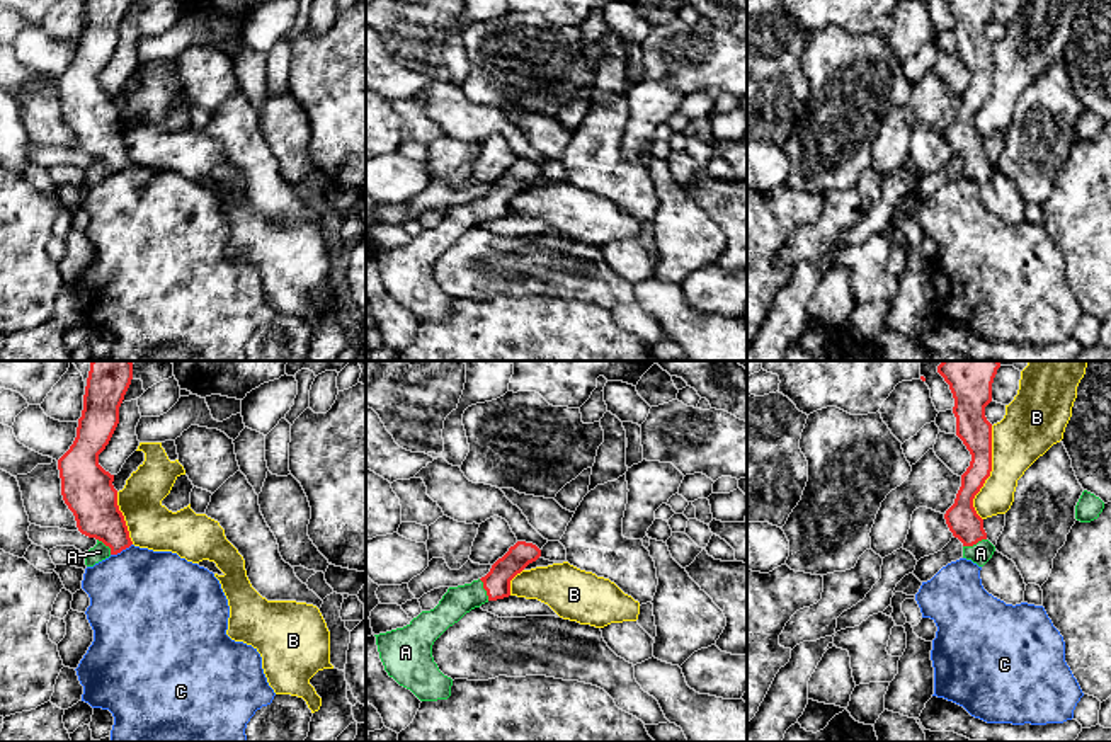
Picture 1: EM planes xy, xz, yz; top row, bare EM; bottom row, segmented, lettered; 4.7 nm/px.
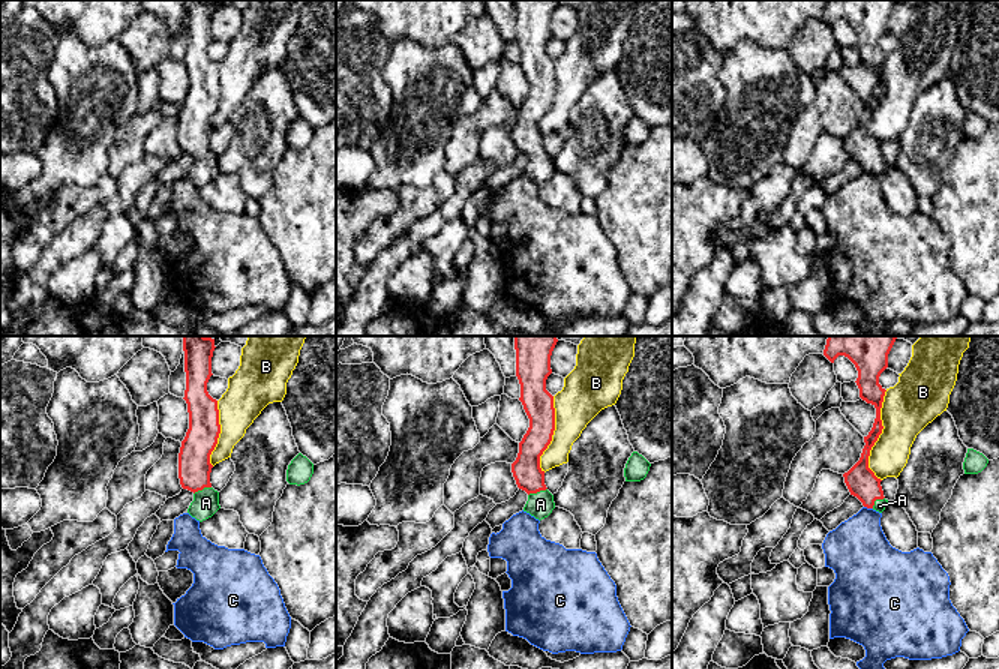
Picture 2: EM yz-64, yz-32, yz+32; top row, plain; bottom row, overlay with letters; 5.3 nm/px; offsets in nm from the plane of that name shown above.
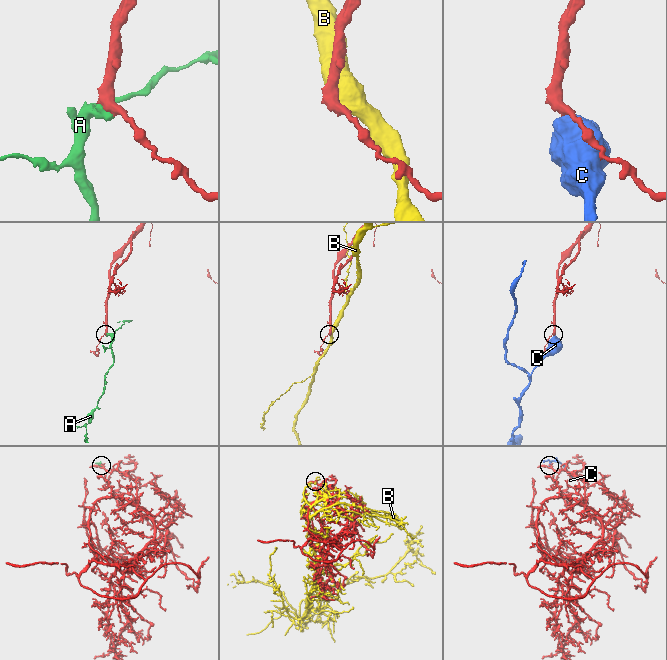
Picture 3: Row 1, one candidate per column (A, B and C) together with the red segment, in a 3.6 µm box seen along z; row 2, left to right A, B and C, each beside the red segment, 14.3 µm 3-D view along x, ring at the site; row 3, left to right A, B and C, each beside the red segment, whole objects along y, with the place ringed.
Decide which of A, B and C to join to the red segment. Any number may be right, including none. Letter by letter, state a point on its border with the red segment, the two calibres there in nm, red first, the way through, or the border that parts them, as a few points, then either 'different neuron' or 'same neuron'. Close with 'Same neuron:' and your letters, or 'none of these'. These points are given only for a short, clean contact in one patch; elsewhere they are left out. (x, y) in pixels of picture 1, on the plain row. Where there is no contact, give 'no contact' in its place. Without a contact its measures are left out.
A: meets red in yz at (974, 162); 150 nm thick on the red side, 100 nm on the other; runs through yz (962, 136), (974, 162), (980, 172); same neuron
B: meets red in yz at (989, 92); 160 nm thick on the red side, 260 nm on the other; different neuron
C: meets red in xy at (121, 169); 220 nm thick on the red side, 480 nm on the other; different neuron
Same neuron: A

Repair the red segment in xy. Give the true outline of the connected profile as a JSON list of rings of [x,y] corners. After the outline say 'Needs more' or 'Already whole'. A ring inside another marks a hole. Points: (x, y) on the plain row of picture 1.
[[[87,0],[77,56],[58,78],[63,119],[73,131],[78,150],[97,158],[97,163],[83,172],[87,186],[94,186],[133,163],[124,134],[117,124],[117,109],[112,104],[114,94],[99,83],[99,73],[109,63],[119,43],[119,26],[129,3],[131,0]]]. Needs more

